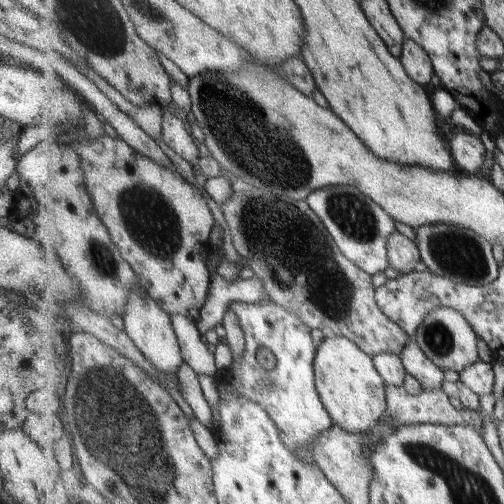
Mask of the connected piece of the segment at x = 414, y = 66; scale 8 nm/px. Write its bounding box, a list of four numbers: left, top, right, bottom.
[400,39,435,86]

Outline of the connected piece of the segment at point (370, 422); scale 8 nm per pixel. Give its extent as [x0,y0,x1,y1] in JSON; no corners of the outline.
[314,334,388,435]

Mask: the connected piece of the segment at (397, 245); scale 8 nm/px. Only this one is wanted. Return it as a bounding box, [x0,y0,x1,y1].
[387,230,423,275]

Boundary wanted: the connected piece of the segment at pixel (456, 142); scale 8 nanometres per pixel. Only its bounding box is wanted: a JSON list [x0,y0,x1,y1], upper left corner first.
[448,131,487,175]

